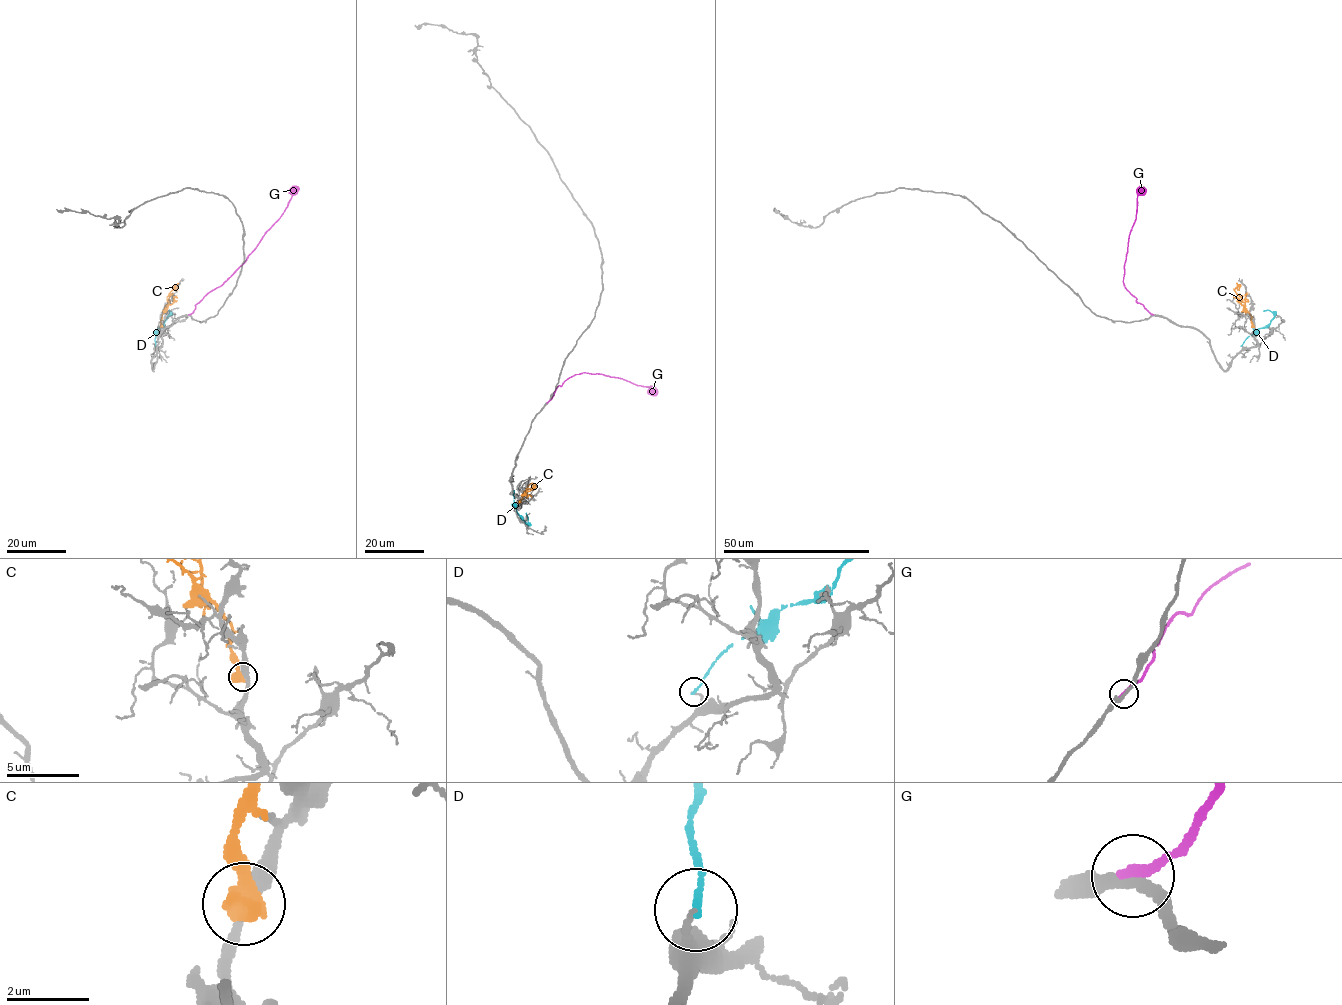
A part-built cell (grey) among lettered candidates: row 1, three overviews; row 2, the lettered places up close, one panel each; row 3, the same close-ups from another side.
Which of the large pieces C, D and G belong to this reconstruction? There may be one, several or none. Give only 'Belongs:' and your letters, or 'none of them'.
Belongs: G

